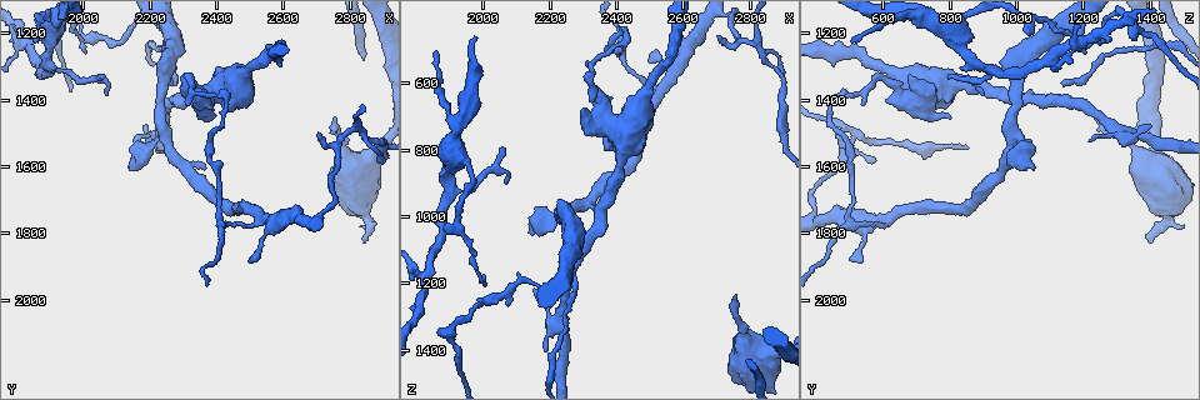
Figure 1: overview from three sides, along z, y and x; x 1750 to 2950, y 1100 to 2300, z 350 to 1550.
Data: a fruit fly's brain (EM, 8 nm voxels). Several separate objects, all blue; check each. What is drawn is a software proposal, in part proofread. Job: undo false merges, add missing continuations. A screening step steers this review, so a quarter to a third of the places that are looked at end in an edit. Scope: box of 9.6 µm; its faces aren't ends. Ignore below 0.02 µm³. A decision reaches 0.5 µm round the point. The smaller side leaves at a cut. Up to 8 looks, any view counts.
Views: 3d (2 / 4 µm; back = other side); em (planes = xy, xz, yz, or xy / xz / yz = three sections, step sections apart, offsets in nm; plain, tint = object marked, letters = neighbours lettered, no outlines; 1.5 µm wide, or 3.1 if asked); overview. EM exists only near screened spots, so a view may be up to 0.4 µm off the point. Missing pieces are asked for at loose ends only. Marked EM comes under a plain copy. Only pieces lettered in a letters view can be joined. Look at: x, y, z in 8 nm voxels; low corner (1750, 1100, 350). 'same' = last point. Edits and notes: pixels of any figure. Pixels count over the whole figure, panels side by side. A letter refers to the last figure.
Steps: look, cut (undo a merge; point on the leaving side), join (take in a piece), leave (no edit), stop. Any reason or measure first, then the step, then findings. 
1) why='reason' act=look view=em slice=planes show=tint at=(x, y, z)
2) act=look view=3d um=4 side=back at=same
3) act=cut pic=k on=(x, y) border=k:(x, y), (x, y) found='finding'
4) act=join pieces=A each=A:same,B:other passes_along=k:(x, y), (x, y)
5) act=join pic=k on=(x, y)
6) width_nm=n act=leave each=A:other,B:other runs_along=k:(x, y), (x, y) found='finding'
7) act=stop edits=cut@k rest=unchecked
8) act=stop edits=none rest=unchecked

why='branch stops here' act=look view=em slice=xz step=8 show=letters at=(2840, 1820, 1390)

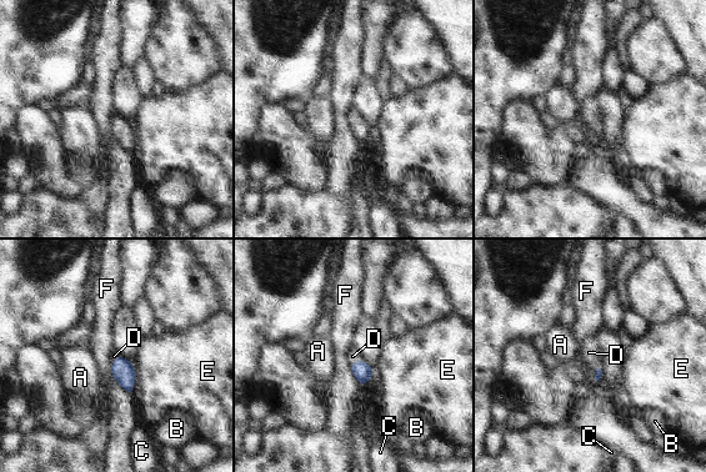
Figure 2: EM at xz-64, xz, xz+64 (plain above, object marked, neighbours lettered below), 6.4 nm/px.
why='cut it another way' act=look view=em slice=planes show=letters at=same

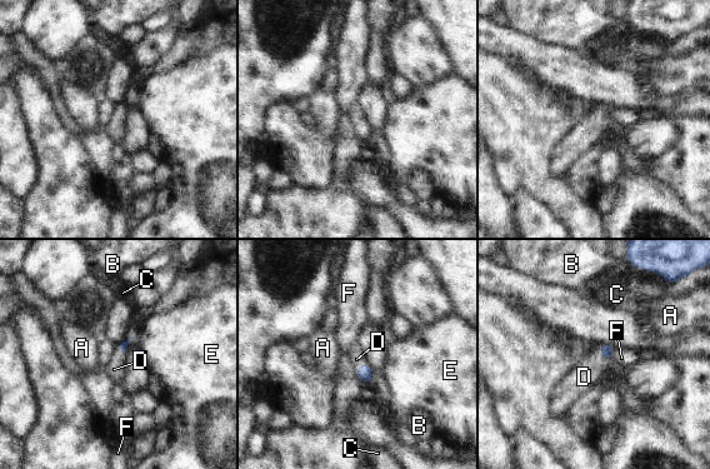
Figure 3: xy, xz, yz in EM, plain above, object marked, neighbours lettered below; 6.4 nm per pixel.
longest_contact=D:130nm act=join pieces=D each=A:other,B:other,C:other,D:same,E:other,F:other found='it goes on there'

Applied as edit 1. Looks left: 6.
why='see it whole again' act=look view=overview

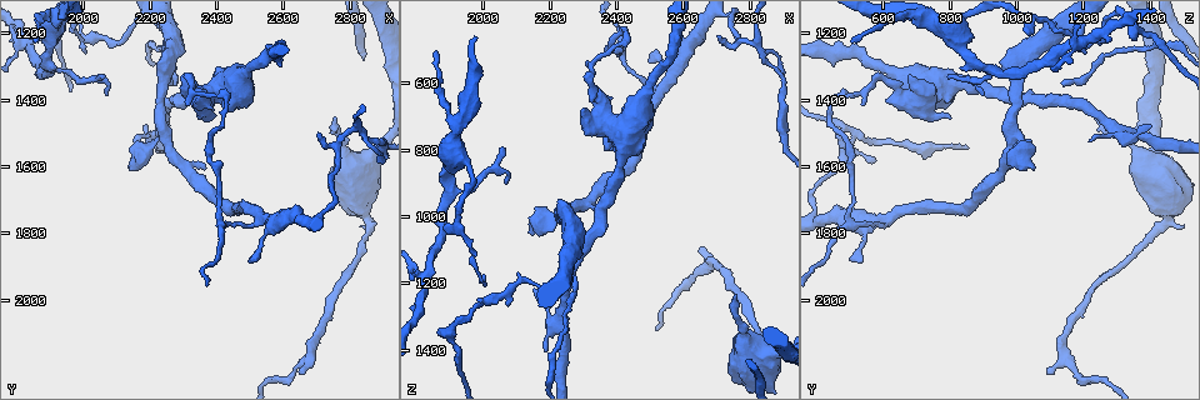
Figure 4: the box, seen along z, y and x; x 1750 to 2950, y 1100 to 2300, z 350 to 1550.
why='branch stops here' act=look view=em slice=planes show=tint at=(2760, 1460, 1240)

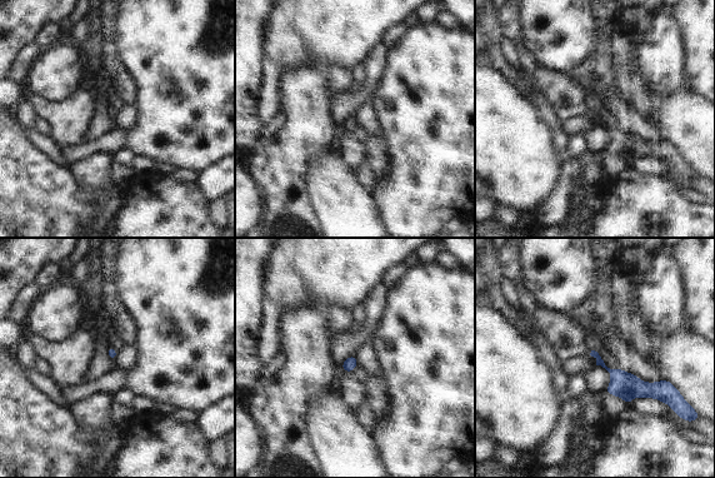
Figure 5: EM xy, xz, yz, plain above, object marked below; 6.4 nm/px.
why='what lies round it' act=look view=em slice=planes show=letters at=same

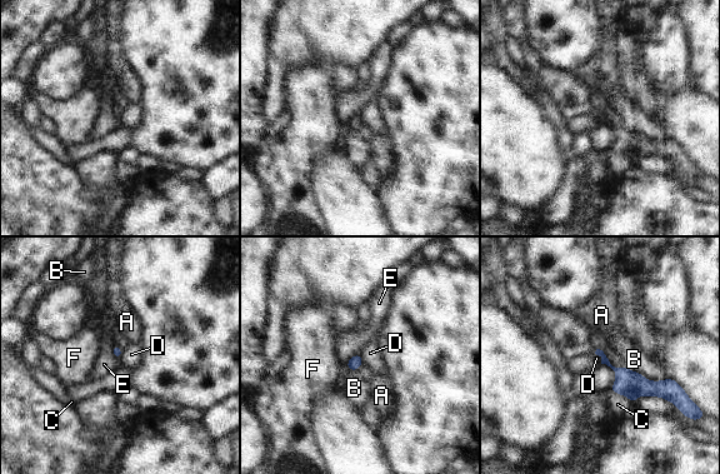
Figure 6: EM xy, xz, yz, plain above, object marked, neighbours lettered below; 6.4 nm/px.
longest_contact=B:300nm act=leave each=A:other,B:other,C:other,D:other,E:other,F:other border=6:(595, 349), (601, 363) found='none of them fits'

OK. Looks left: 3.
why='branch stops here' act=look view=em slice=planes show=tint at=(1890, 1200, 1020)

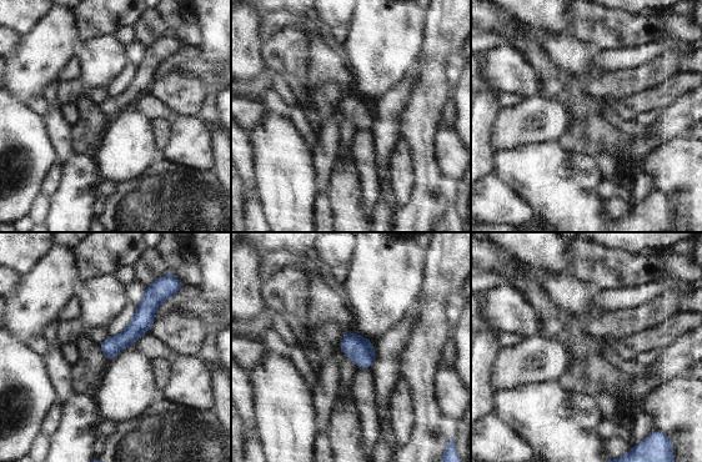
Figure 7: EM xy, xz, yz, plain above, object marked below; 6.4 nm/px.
why='what lies round it' act=look view=em slice=planes show=letters at=same

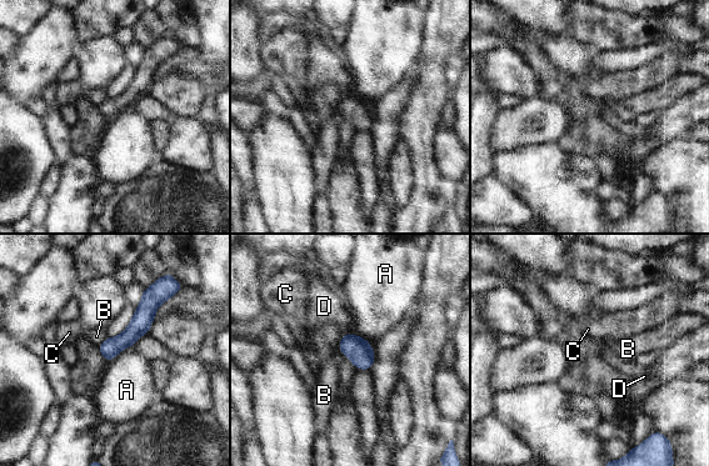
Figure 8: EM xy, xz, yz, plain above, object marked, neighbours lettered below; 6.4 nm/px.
width_nm=120 act=leave each=A:other,B:other,C:other,D:other runs_along=8:(150, 292), (141, 321), (109, 356) found='none of them fits'

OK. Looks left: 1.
act=stop edits=join@3 rest=unchecked

